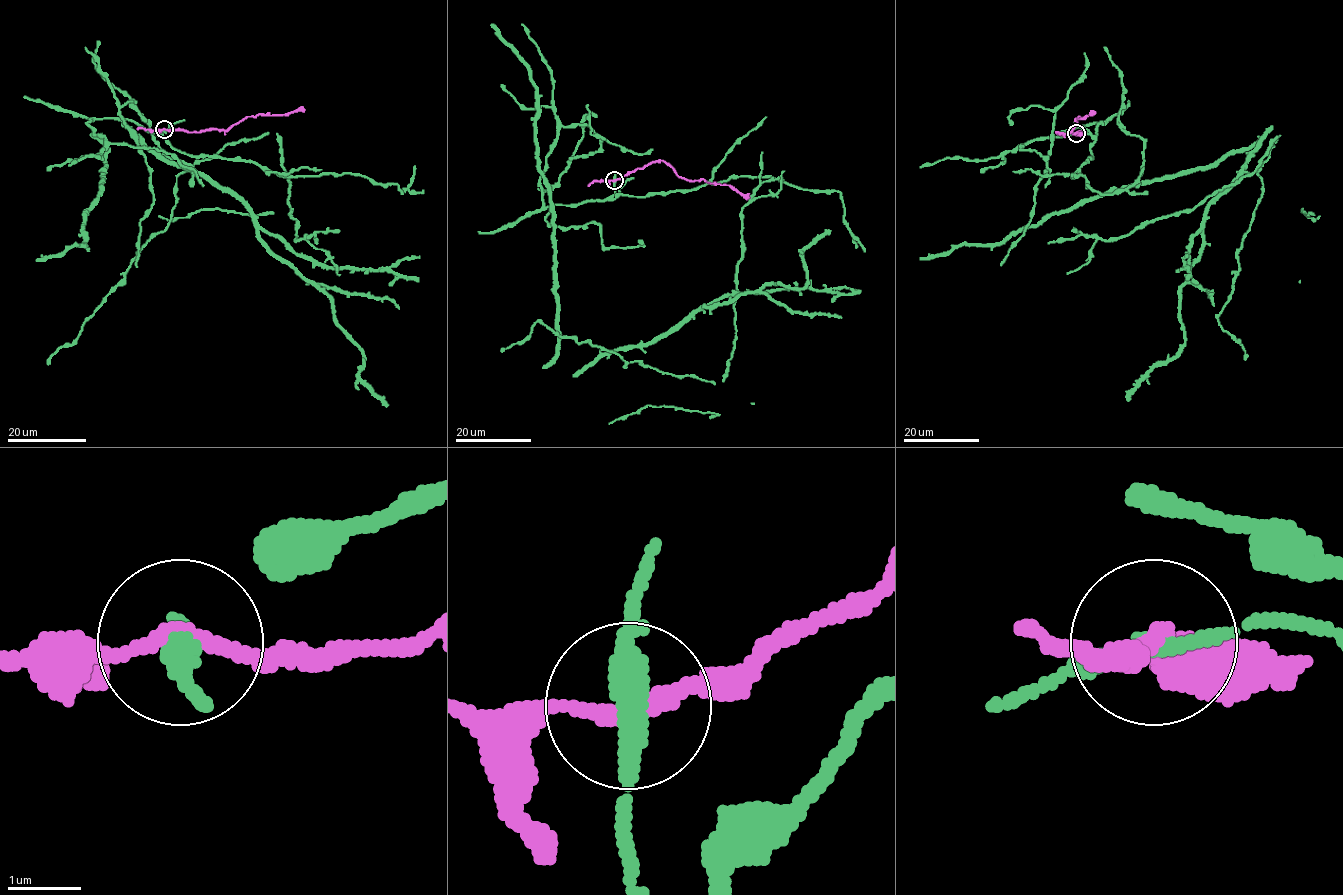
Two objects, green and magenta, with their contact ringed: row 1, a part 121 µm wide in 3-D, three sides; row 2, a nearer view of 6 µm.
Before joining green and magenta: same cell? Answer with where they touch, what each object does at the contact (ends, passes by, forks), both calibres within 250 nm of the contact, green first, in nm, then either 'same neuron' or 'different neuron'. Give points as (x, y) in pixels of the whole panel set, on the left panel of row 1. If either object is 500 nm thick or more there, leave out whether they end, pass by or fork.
place (164, 129); green passes by; magenta passes by; calibres 280 and 200 nm; different neuron

